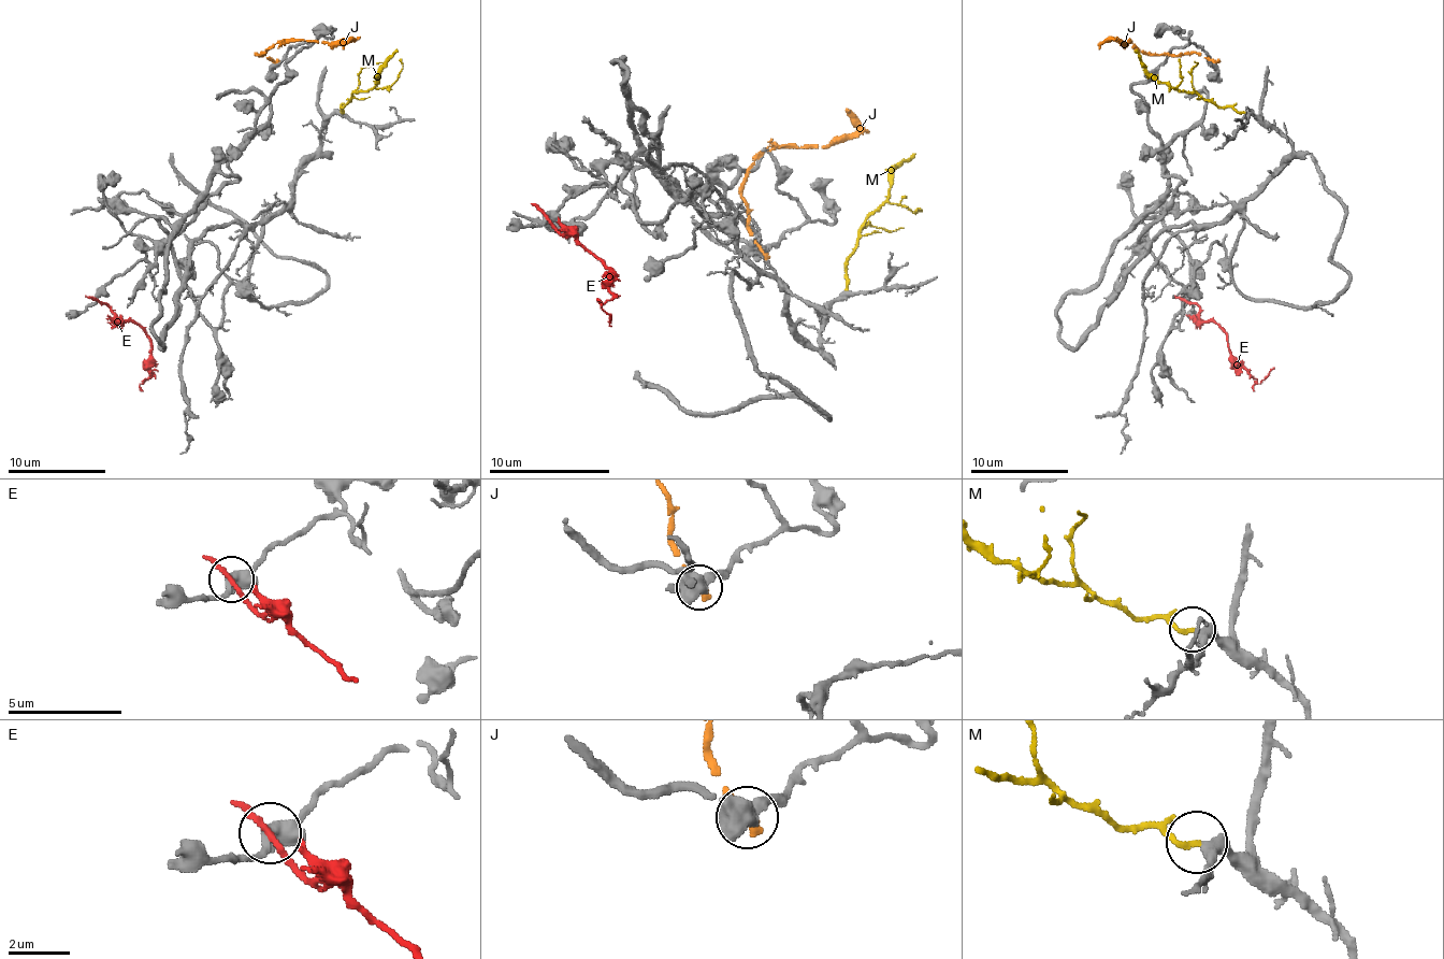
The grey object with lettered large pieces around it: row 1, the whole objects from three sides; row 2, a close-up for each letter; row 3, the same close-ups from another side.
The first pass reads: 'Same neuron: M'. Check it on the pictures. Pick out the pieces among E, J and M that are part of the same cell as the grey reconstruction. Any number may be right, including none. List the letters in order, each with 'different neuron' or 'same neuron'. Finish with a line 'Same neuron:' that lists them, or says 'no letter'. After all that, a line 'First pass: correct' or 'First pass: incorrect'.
E: different neuron
J: different neuron
M: same neuron
Same neuron: M
First pass: correct

